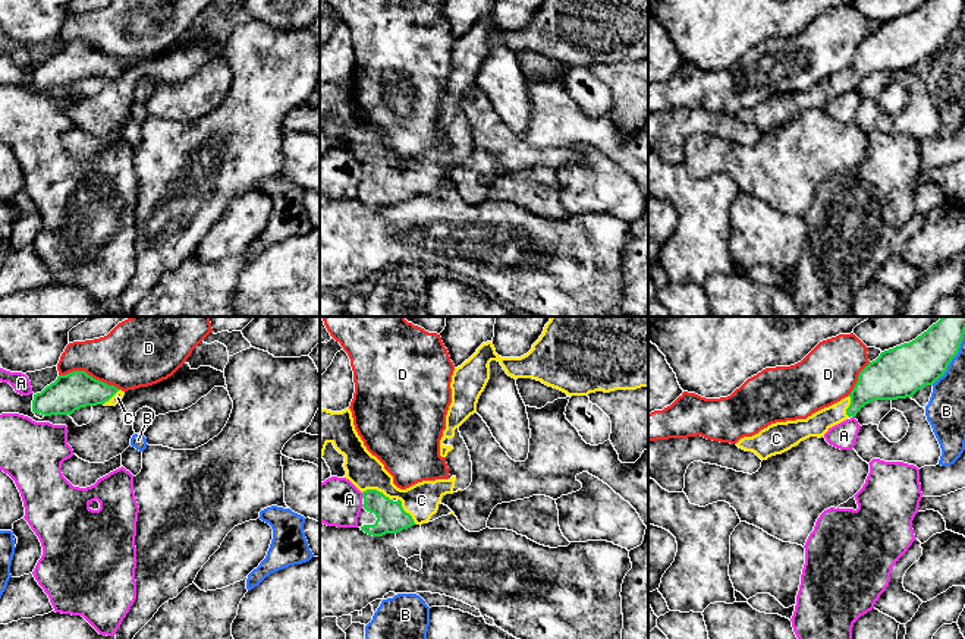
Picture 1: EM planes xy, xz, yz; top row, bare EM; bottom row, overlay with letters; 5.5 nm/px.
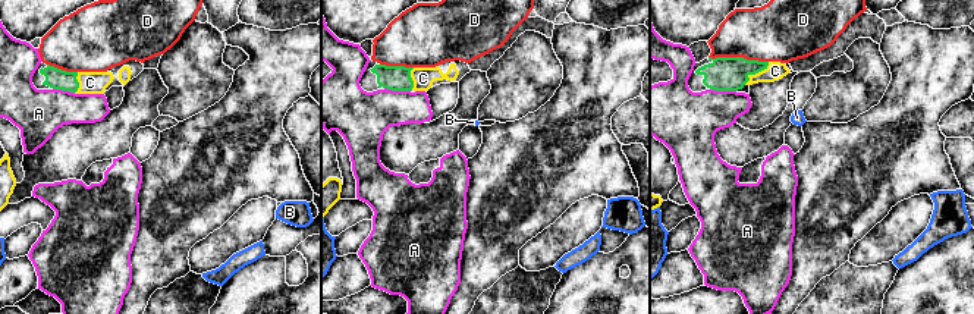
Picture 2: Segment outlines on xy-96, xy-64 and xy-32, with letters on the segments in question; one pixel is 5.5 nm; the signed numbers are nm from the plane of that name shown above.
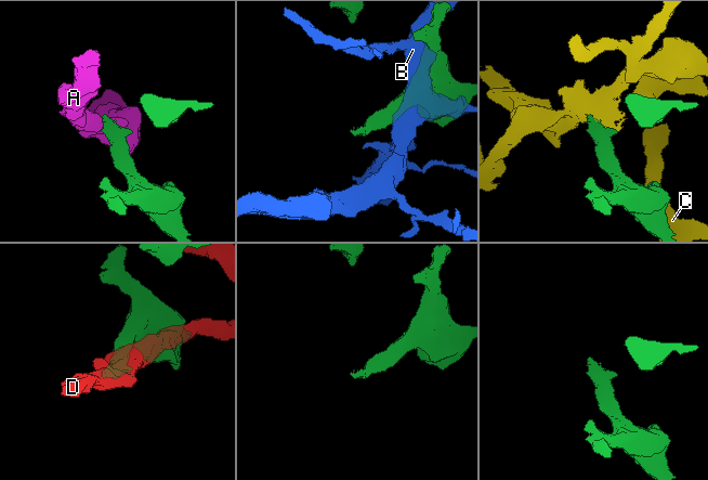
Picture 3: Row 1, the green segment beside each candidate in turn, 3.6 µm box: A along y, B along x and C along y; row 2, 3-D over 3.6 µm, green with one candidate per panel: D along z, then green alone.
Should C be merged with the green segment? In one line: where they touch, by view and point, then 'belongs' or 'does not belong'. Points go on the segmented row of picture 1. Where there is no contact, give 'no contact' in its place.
meets green in xz at (376, 490); belongs

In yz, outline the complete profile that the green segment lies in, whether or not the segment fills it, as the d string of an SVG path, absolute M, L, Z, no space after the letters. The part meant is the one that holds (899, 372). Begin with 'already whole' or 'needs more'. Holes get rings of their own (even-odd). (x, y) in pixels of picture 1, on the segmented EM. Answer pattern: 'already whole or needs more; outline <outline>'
needs more; outline M942 317L927 331L909 343L884 350L870 362L858 375L851 394L840 402L824 407L807 419L776 422L752 437L741 438L736 446L745 451L755 453L761 460L782 454L810 437L824 437L834 425L846 421L874 400L898 400L912 397L925 385L933 385L947 371L949 363L958 355L965 334L965 317Z

